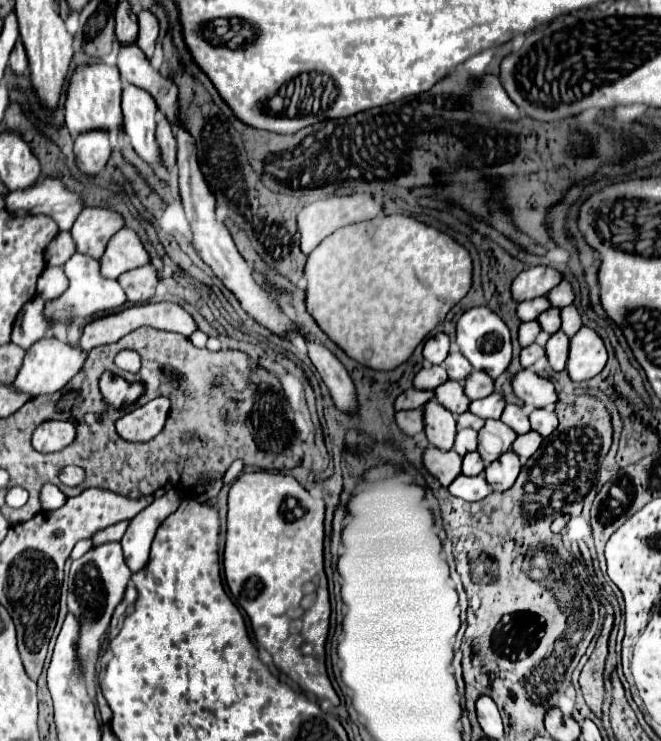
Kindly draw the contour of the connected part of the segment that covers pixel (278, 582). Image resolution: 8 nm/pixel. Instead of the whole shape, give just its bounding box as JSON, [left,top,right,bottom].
[223,471,339,705]

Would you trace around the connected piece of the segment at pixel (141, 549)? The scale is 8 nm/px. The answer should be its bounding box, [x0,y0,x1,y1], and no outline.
[121,487,183,573]

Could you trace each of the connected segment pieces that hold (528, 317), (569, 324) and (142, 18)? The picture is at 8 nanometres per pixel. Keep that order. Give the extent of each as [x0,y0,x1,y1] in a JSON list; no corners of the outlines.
[[517,295,551,321],[561,305,581,337],[137,11,159,57]]

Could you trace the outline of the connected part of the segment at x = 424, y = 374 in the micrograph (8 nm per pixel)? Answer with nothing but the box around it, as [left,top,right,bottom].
[413,365,447,389]

